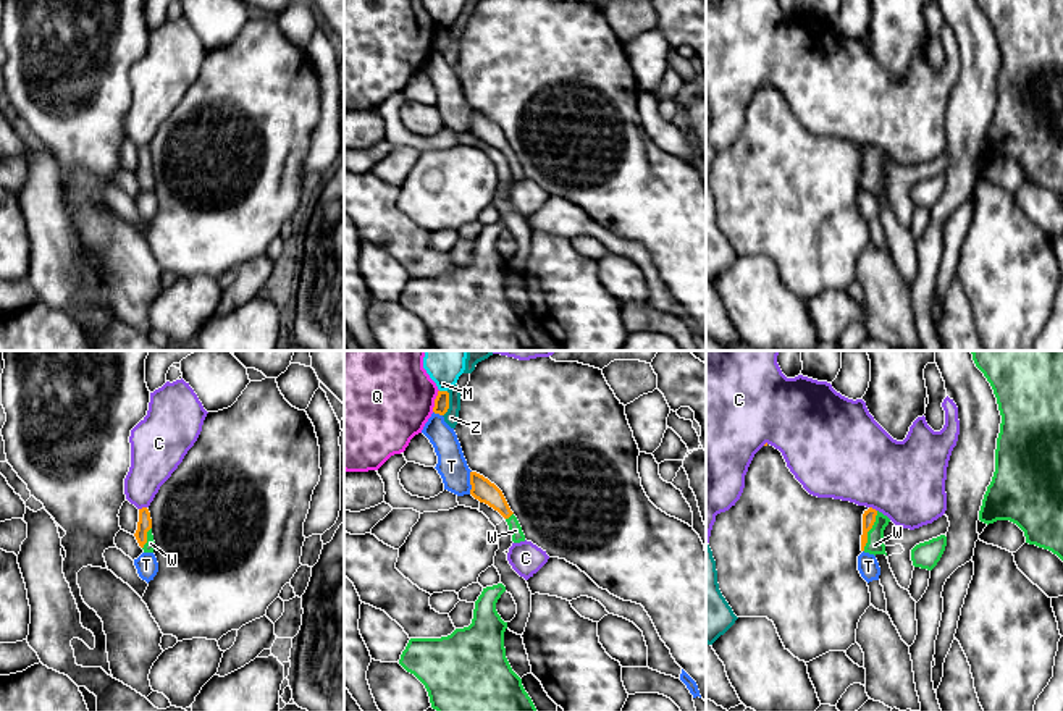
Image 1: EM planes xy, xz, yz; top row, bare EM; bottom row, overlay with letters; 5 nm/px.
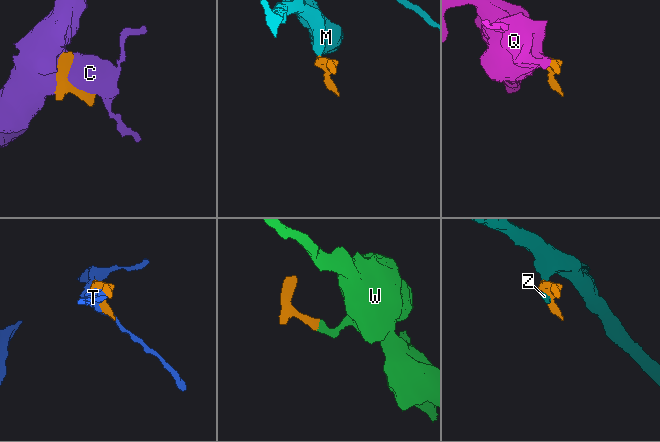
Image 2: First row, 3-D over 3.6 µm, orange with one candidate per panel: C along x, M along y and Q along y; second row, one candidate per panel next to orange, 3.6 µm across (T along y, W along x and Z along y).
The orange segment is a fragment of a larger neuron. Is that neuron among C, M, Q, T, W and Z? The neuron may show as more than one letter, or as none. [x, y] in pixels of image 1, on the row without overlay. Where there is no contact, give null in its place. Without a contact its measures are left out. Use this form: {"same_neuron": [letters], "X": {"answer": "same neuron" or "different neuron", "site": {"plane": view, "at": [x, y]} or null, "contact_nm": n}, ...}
{"same_neuron": ["W"], "C": {"answer": "different neuron", "site": {"plane": "xy", "at": [142, 146]}, "contact_nm": 40}, "M": {"answer": "different neuron", "site": {"plane": "xz", "at": [443, 29]}, "contact_nm": 40}, "Q": {"answer": "different neuron", "site": {"plane": "xz", "at": [435, 39]}, "contact_nm": 120}, "T": {"answer": "different neuron", "site": {"plane": "xz", "at": [470, 120]}, "contact_nm": 120}, "W": {"answer": "same neuron", "site": {"plane": "yz", "at": [869, 167]}, "contact_nm": 220}, "Z": {"answer": "different neuron", "site": {"plane": "xz", "at": [448, 42]}, "contact_nm": 130}}

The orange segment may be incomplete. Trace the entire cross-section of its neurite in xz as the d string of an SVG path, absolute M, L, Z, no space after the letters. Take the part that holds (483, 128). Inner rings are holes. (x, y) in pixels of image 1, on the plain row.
M470 110L470 123L472 123L470 133L475 137L488 142L506 157L512 173L512 179L514 181L525 179L522 165L514 150L510 149L502 129L494 121L491 121L488 116L485 116L477 110Z

